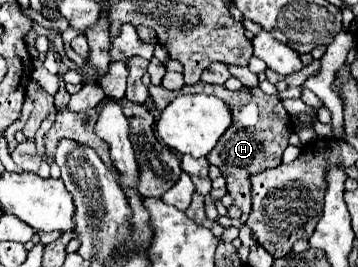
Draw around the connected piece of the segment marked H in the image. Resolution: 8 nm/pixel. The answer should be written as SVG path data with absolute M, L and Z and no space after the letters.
M196 82L192 86L184 86L180 94L214 94L222 98L226 104L230 104L232 110L232 126L226 130L226 134L218 140L218 146L206 156L210 164L218 166L222 176L226 178L226 190L228 196L234 200L234 204L244 212L250 214L250 176L266 170L276 168L282 162L282 152L288 146L288 136L294 130L288 112L282 106L282 100L278 96L268 96L260 88L240 88L240 90L228 90L226 86L214 86L206 82Z

